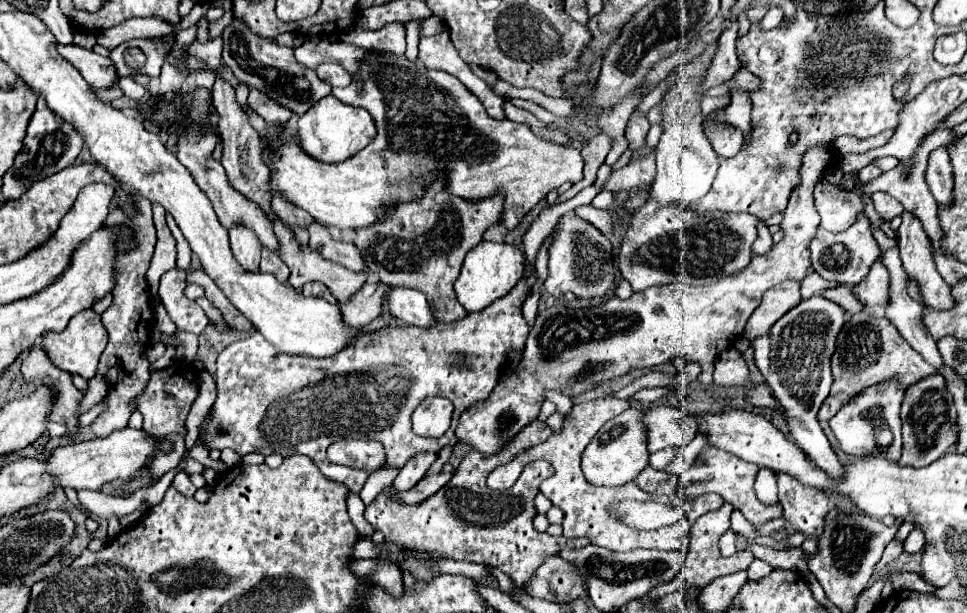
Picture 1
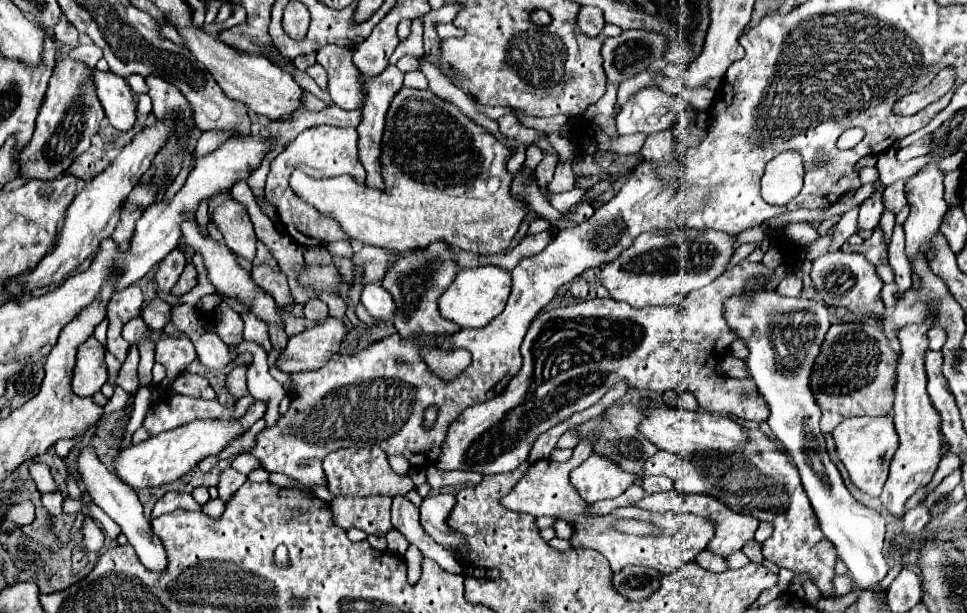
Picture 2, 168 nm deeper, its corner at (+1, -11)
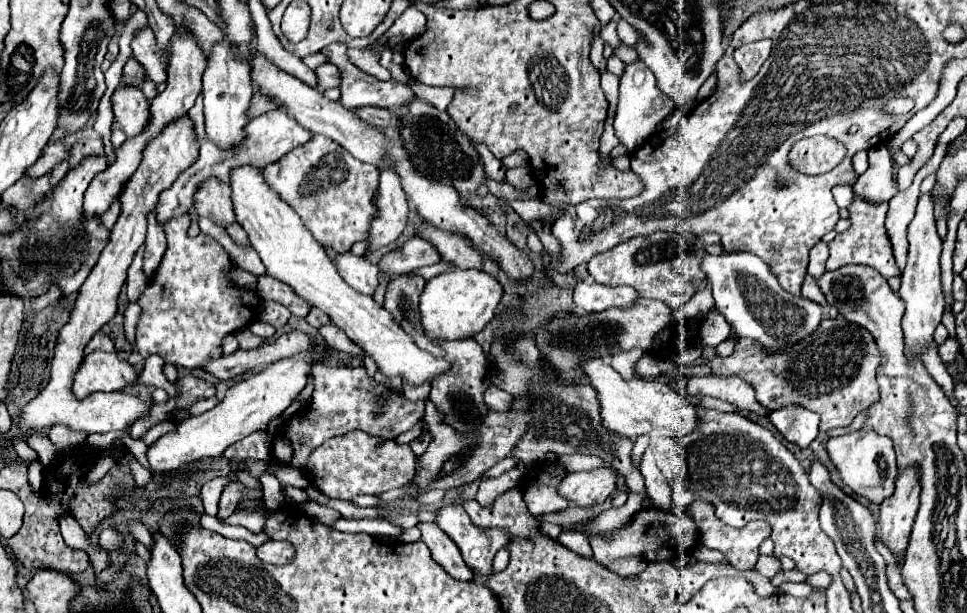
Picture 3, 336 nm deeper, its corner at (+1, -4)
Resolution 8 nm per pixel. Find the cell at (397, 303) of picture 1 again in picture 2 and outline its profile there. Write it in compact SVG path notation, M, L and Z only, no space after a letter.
M369 283L369 285L363 287L361 303L365 305L365 309L373 317L387 321L387 323L393 321L393 315L395 315L395 309L397 309L395 301L391 299L391 295L379 283Z

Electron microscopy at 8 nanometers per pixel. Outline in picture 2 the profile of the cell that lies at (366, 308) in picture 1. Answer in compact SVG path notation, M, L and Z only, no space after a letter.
M327 317L315 327L289 337L285 351L279 355L277 365L285 373L307 371L323 367L331 355L335 355L347 337L347 327L337 317Z

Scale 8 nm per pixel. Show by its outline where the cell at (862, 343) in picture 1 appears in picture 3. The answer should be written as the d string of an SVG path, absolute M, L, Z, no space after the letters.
M841 316L835 320L823 320L811 336L805 336L777 354L765 352L757 340L739 338L731 356L717 358L713 348L703 348L703 356L715 376L739 376L751 384L757 402L771 412L789 404L817 412L821 416L821 432L849 426L859 412L879 400L875 374L881 356L877 344L867 330L843 320Z

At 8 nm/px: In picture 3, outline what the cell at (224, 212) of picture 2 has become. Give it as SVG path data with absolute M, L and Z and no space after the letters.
M217 178L203 180L195 192L195 212L199 216L211 218L217 226L227 226L235 222L229 192L231 188L227 188L227 184Z

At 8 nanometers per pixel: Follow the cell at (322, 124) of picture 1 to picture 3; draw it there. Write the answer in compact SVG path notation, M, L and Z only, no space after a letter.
M315 134L305 146L291 150L281 160L263 168L263 176L299 212L303 224L321 246L329 246L335 252L349 252L355 242L369 238L371 220L377 216L373 196L379 188L379 170L355 160L341 144Z

